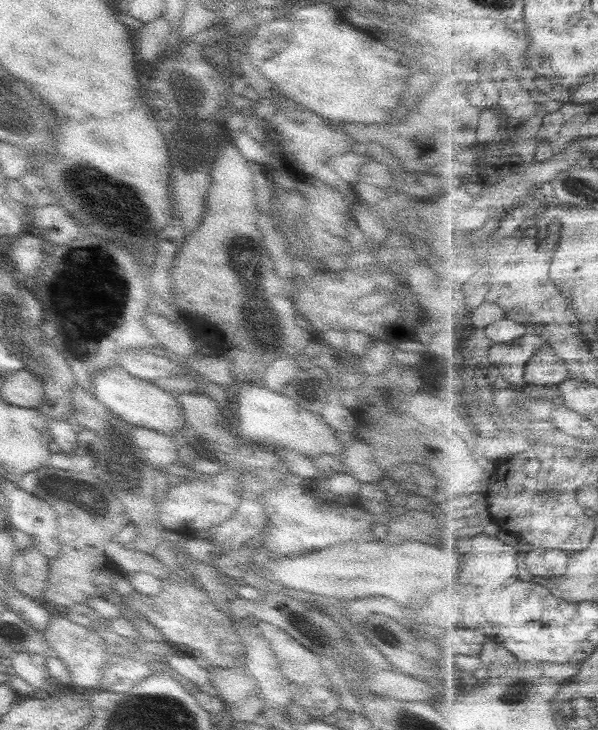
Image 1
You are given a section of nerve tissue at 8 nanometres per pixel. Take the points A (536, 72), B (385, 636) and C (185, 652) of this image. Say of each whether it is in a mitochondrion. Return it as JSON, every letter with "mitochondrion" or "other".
{"A":"other","B":"other","C":"other"}

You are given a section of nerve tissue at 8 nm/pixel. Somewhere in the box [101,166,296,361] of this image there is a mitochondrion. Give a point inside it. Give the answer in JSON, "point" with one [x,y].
{"point":[257,324]}

